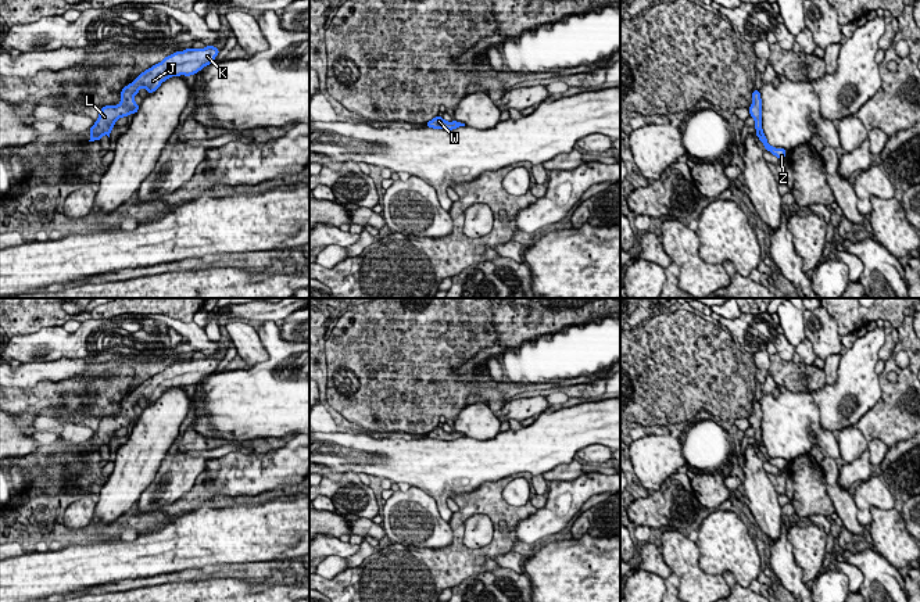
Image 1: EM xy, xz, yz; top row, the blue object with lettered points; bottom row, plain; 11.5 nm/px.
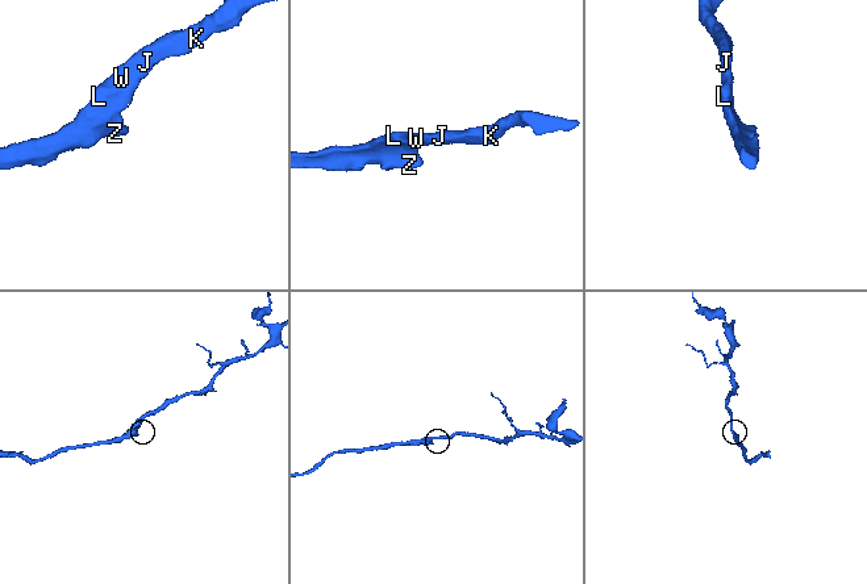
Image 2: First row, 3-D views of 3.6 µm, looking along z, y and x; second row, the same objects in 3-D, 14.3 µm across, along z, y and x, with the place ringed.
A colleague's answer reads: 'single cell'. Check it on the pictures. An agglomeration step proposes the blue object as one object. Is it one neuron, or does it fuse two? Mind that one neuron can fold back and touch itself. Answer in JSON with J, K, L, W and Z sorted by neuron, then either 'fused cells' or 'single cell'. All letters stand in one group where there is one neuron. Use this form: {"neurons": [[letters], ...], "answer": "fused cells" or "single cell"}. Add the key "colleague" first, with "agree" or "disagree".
{"colleague": "agree", "neurons": [["J", "K", "L", "W", "Z"]], "answer": "single cell"}

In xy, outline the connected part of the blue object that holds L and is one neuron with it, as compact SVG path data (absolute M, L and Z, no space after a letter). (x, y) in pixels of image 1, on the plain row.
M215 356L186 359L169 365L161 373L142 383L130 395L126 395L122 399L121 413L118 416L104 416L100 420L99 430L94 431L94 436L89 440L89 444L92 445L89 452L100 452L103 445L110 448L111 440L119 429L128 429L130 424L135 426L137 423L140 416L136 415L133 408L142 398L150 405L172 387L190 387L197 384L204 377L212 375L218 365L219 359Z

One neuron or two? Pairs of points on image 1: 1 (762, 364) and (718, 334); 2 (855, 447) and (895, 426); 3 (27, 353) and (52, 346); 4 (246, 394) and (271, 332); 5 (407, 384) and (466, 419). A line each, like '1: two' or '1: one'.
1: two
2: two
3: one
4: one
5: two

